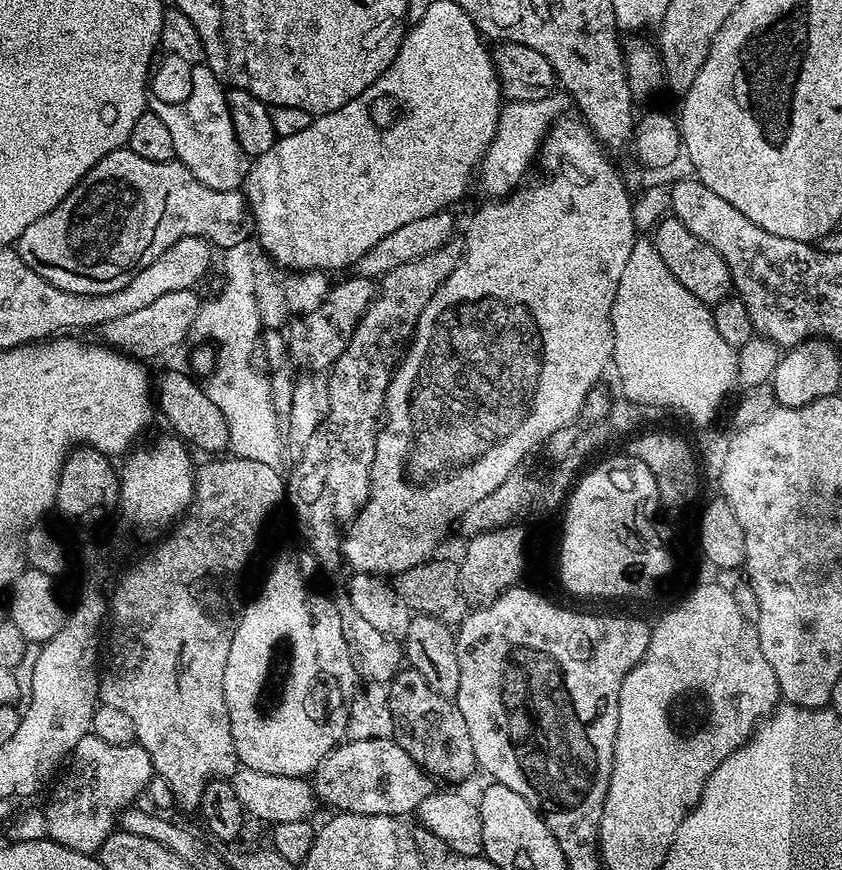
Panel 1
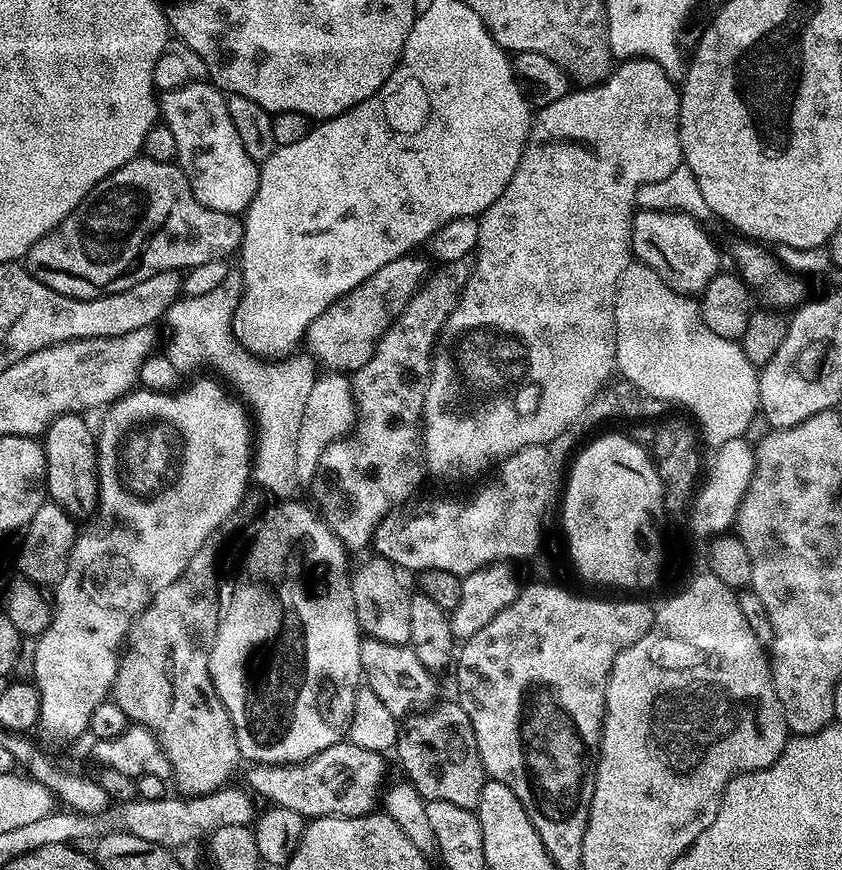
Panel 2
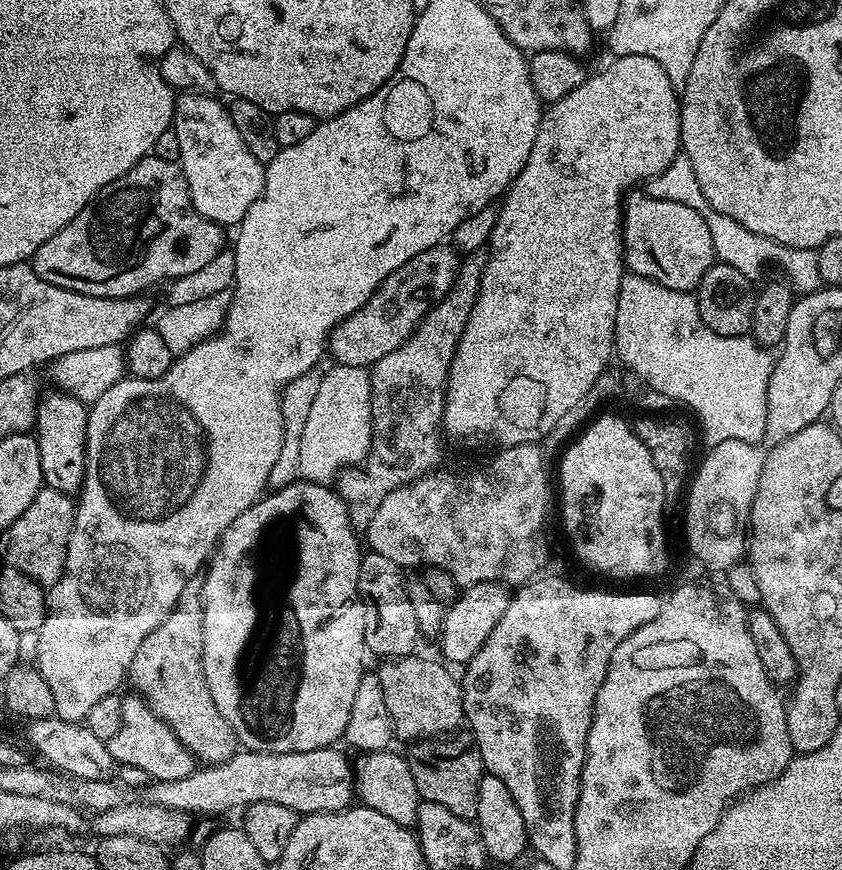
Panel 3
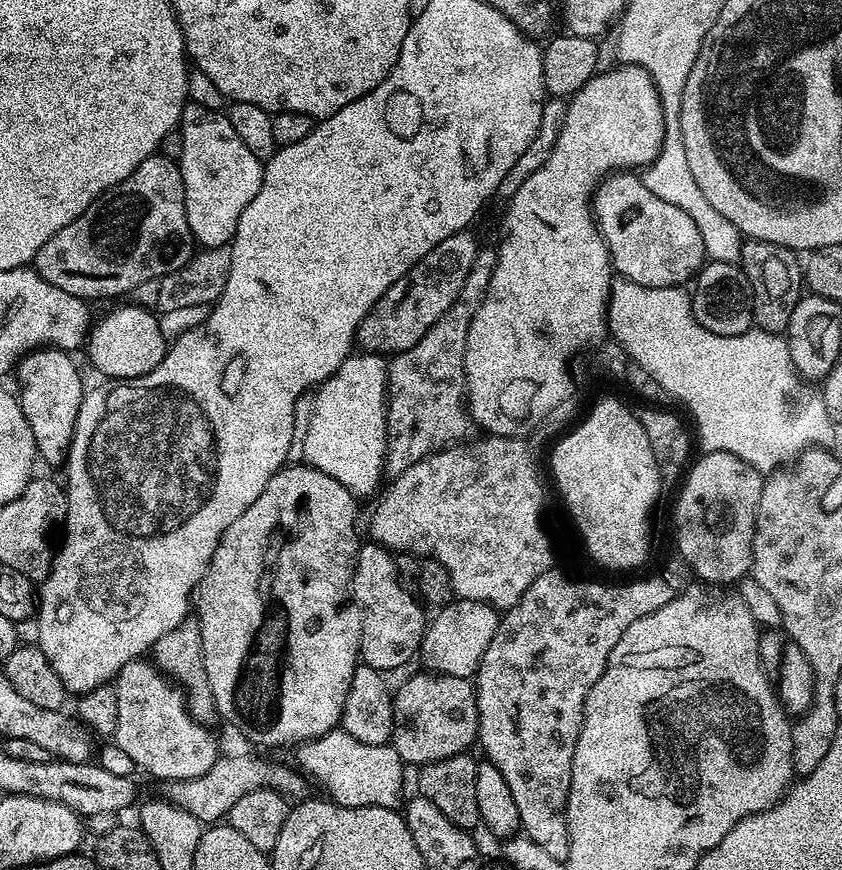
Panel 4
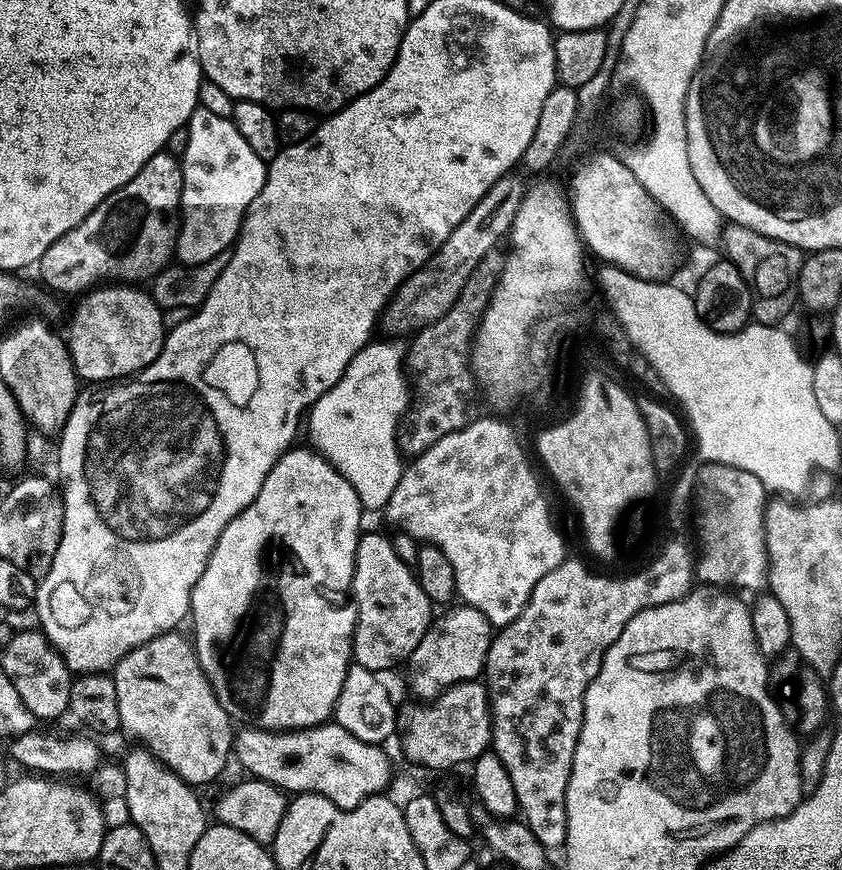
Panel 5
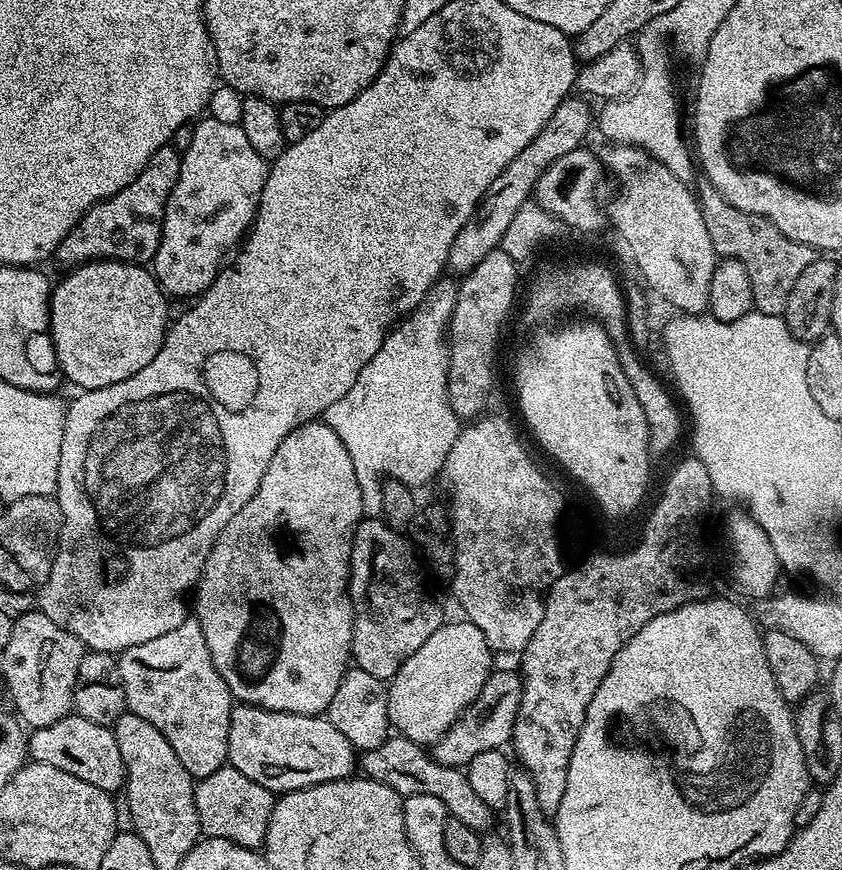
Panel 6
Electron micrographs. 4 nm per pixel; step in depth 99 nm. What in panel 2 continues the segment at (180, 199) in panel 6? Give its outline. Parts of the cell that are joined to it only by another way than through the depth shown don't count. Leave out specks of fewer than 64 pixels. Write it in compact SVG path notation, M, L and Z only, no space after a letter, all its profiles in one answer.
M187 82L181 88L172 88L169 92L161 91L158 96L158 116L174 134L174 143L178 145L176 160L178 166L186 174L192 187L194 198L202 202L202 206L210 206L210 210L222 210L240 214L252 205L254 194L260 181L260 164L246 154L238 133L234 130L234 122L230 122L230 110L225 93L211 82Z

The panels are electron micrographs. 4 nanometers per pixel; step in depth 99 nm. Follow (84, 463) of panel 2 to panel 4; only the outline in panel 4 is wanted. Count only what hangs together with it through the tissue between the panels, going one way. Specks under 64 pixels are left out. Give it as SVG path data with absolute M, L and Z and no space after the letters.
M38 348L19 361L14 376L20 379L18 399L30 430L34 430L36 454L48 464L63 465L68 459L68 448L72 445L78 410L86 395L86 387L80 381L80 372L62 348Z

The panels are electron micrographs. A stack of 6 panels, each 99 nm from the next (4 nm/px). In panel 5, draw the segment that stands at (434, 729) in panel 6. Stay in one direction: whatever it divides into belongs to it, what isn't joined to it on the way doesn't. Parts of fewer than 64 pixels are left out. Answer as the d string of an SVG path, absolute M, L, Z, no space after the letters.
M467 606L456 607L449 607L445 616L437 615L433 619L428 633L422 638L422 642L418 642L418 650L414 650L414 654L406 661L408 684L417 701L435 701L450 686L460 684L463 680L475 680L485 671L494 626L478 610Z

